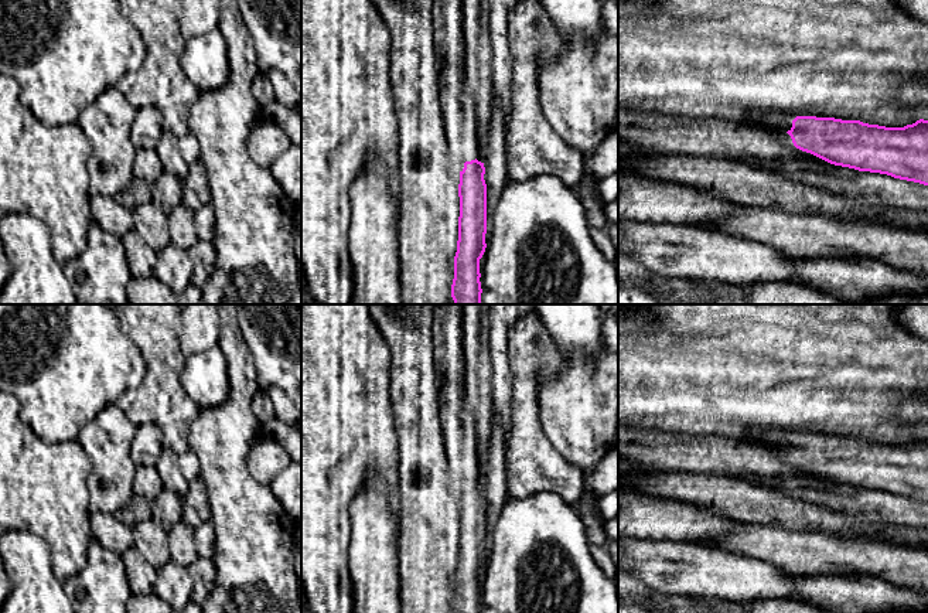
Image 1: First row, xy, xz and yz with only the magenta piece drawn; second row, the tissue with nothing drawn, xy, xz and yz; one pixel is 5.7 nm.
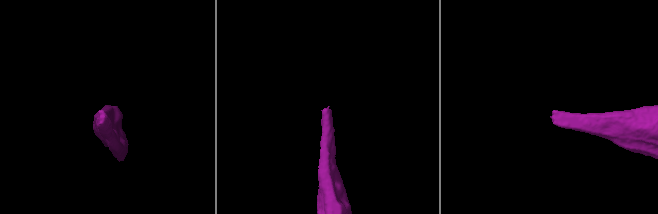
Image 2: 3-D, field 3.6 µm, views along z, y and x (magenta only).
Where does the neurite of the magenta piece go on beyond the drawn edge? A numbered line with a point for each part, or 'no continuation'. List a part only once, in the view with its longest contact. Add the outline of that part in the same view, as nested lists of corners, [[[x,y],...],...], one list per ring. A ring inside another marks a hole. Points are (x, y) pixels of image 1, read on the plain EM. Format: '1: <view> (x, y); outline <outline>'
1: yz (778, 440); outline [[[758,430],[757,442],[754,445],[765,447],[781,456],[785,462],[795,464],[791,453],[787,450],[792,445],[792,437],[796,435],[794,430]]]

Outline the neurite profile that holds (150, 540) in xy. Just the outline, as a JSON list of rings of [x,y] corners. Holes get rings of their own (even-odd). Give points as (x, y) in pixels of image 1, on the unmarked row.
[[[151,518],[132,527],[134,532],[134,548],[144,559],[158,569],[171,561],[168,549],[168,531],[156,524]]]

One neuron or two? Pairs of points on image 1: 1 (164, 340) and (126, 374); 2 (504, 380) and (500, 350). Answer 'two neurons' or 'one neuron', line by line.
1: two neurons
2: one neuron

